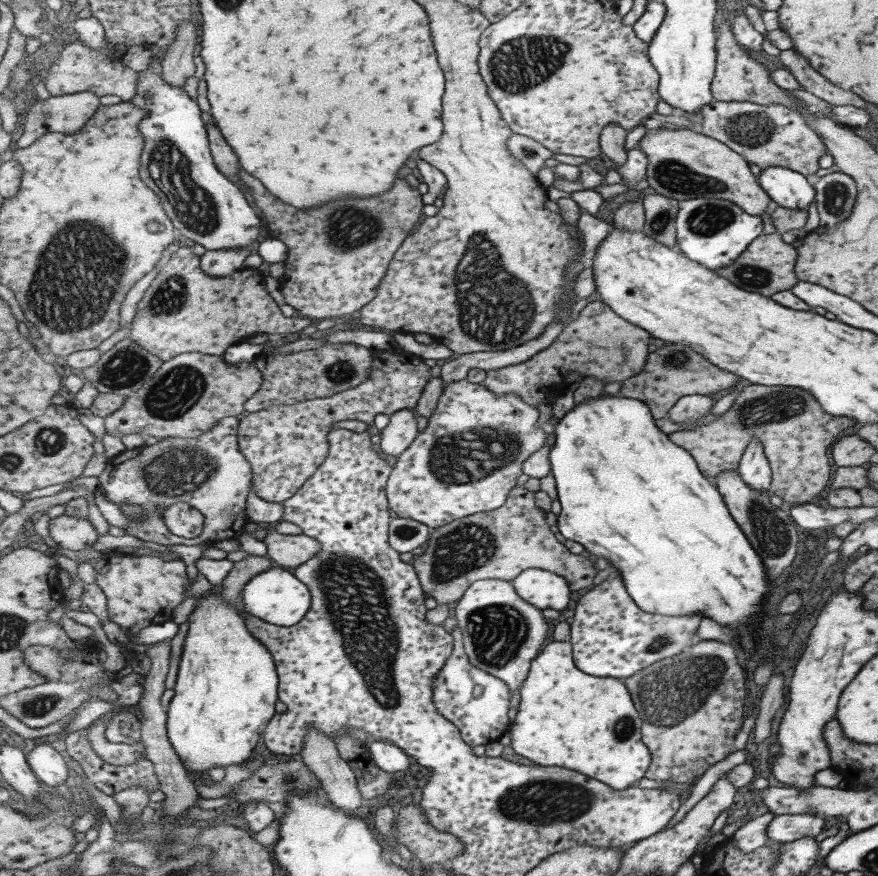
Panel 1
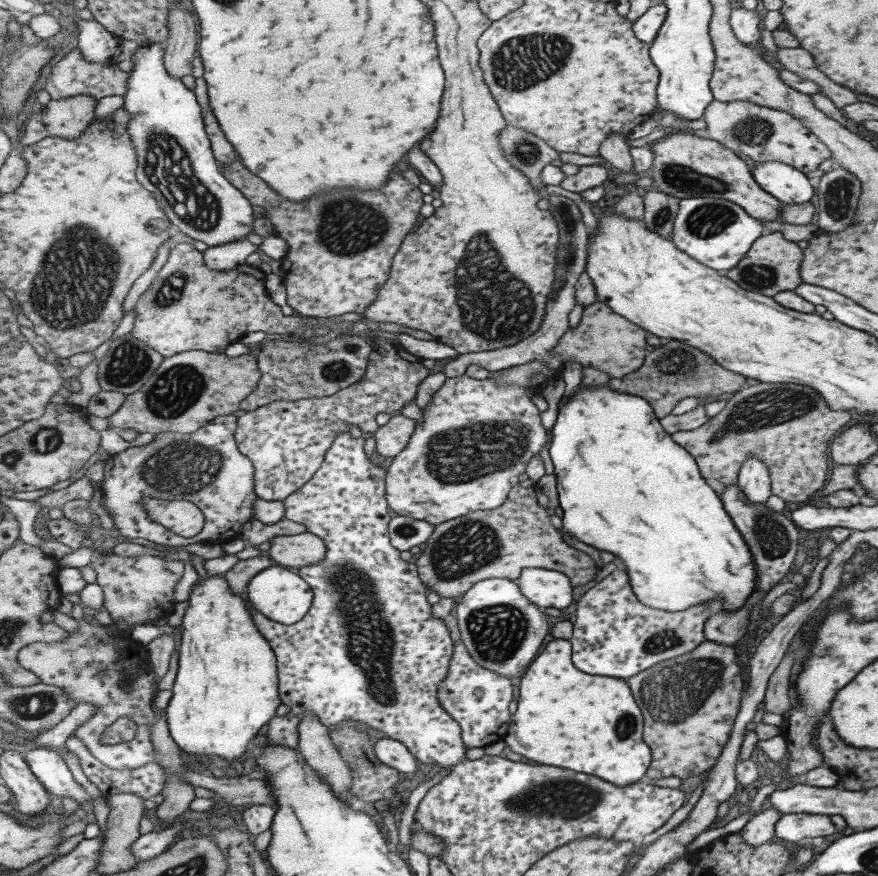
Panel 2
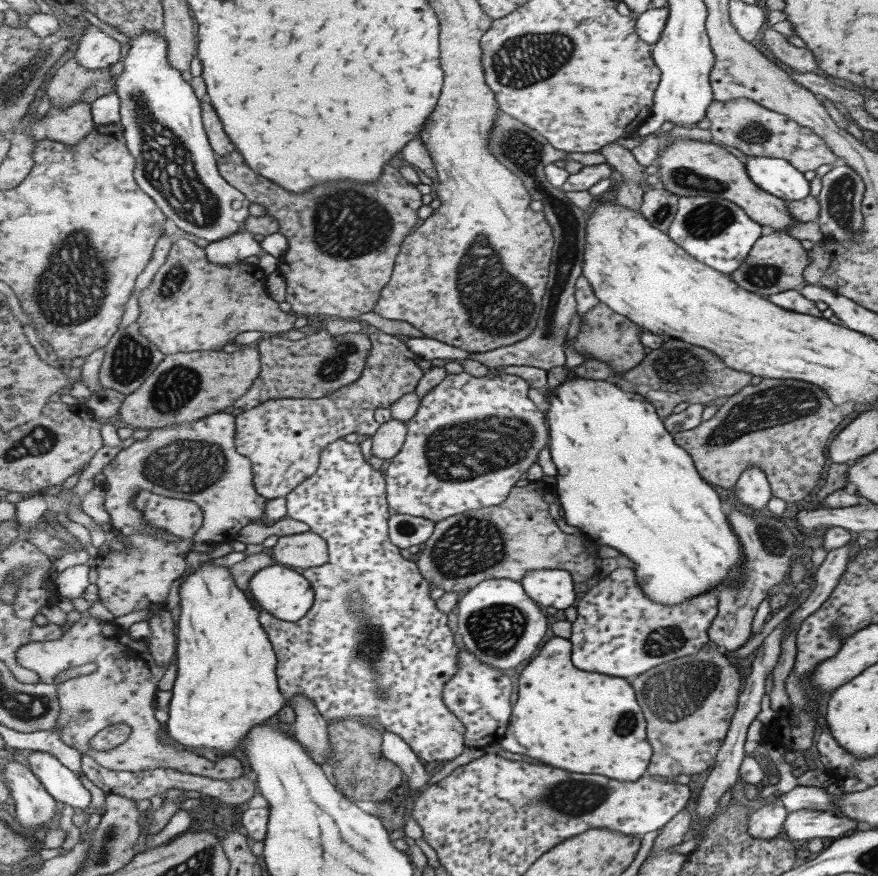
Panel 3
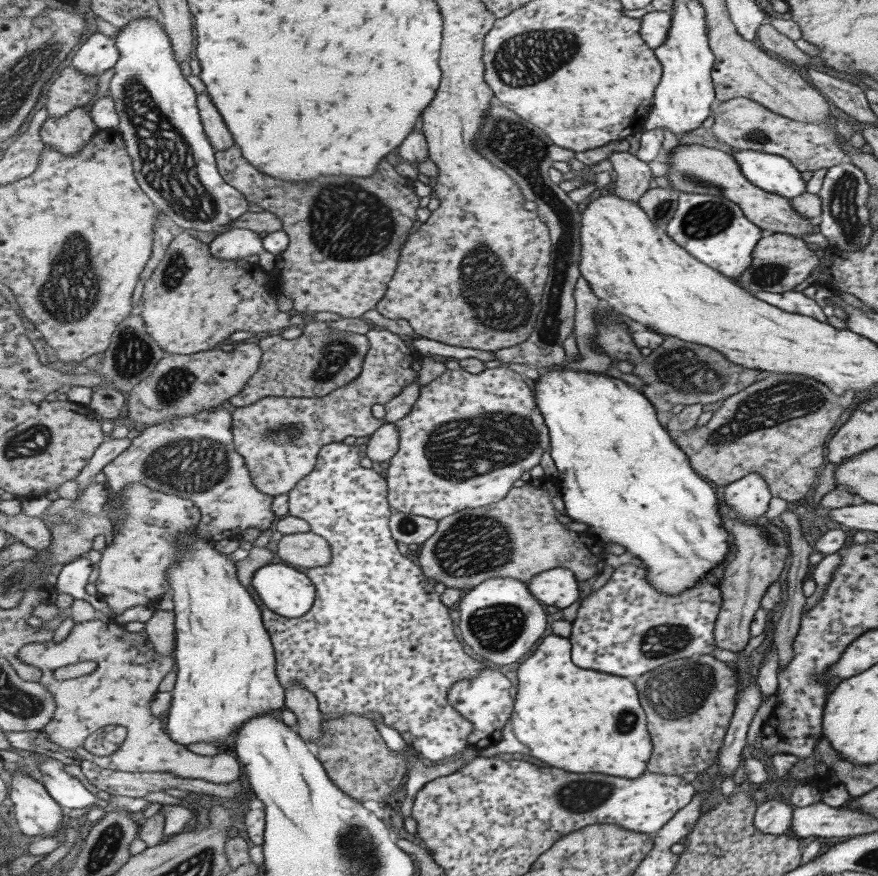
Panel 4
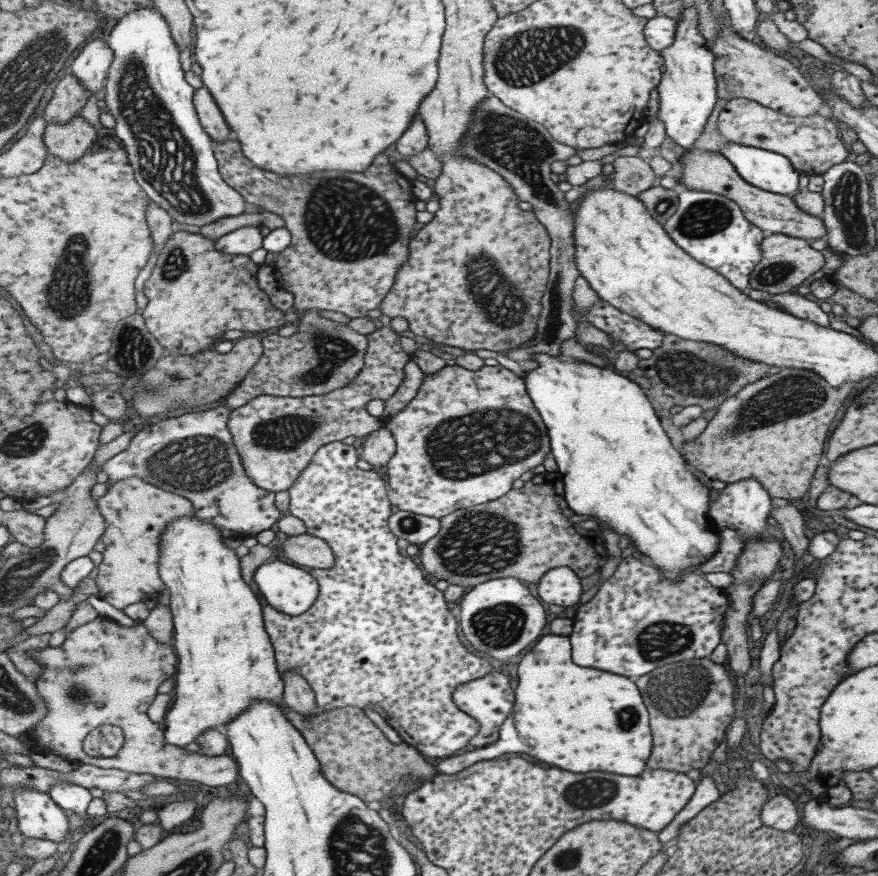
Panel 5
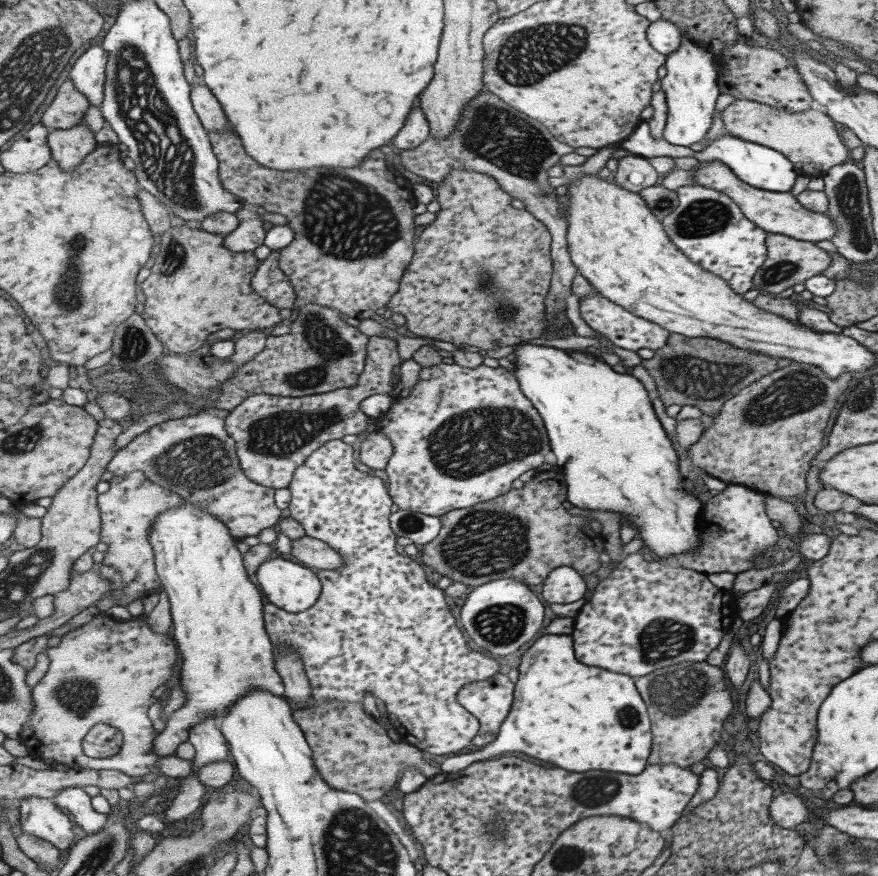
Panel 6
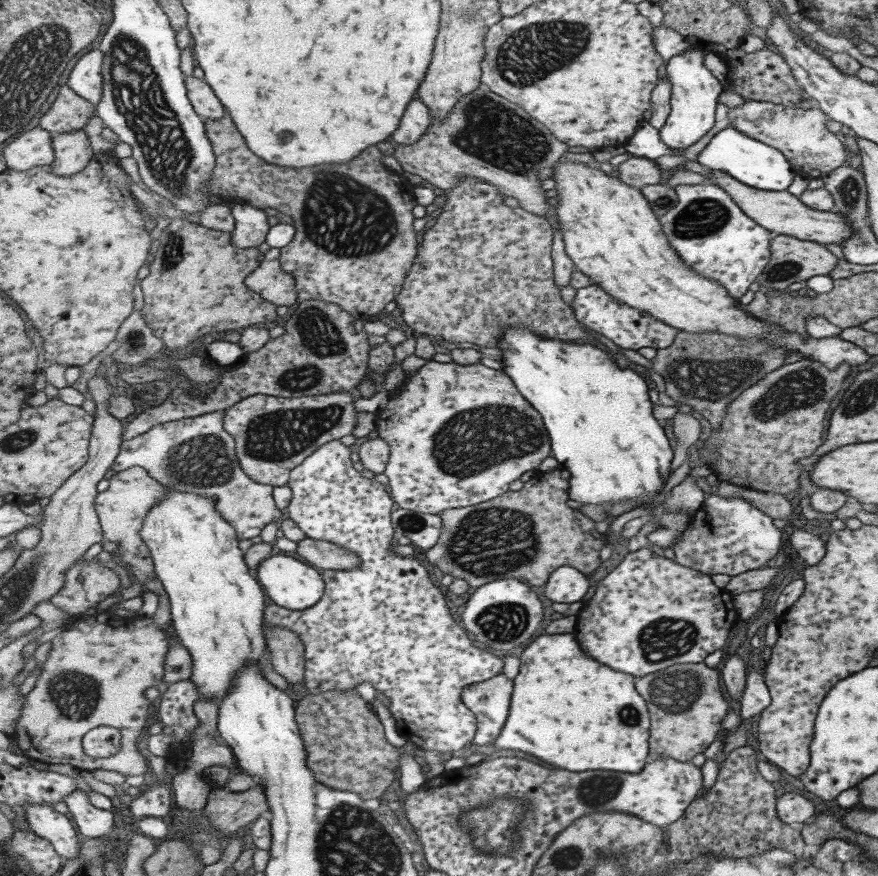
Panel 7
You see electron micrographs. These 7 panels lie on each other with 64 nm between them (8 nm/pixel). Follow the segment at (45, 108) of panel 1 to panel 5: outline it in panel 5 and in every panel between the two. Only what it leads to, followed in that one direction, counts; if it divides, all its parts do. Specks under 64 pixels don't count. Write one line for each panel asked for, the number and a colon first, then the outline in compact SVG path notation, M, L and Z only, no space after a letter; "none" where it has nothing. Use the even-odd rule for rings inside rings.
2: M77 96L69 100L53 100L39 114L29 118L25 126L23 146L39 144L45 138L81 140L97 120L97 100L93 96Z
3: M75 104L65 112L51 108L43 120L33 124L33 132L41 142L55 140L71 148L81 144L95 128L97 122L93 116L93 104Z
4: M77 108L65 118L49 118L41 136L47 146L73 158L81 154L99 132L95 118L89 116L85 108Z
5: M77 116L69 126L47 126L45 142L51 150L51 156L59 156L67 164L77 164L97 144L97 136L97 128L85 122L83 116Z

